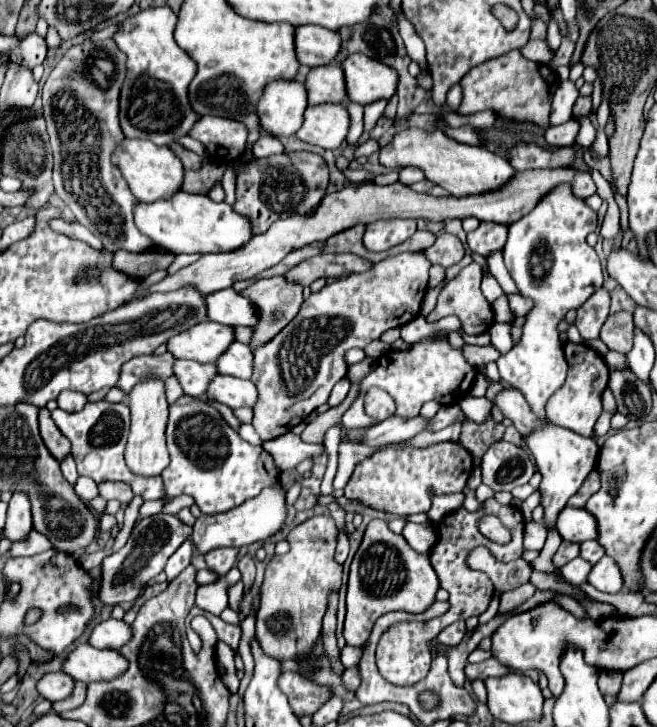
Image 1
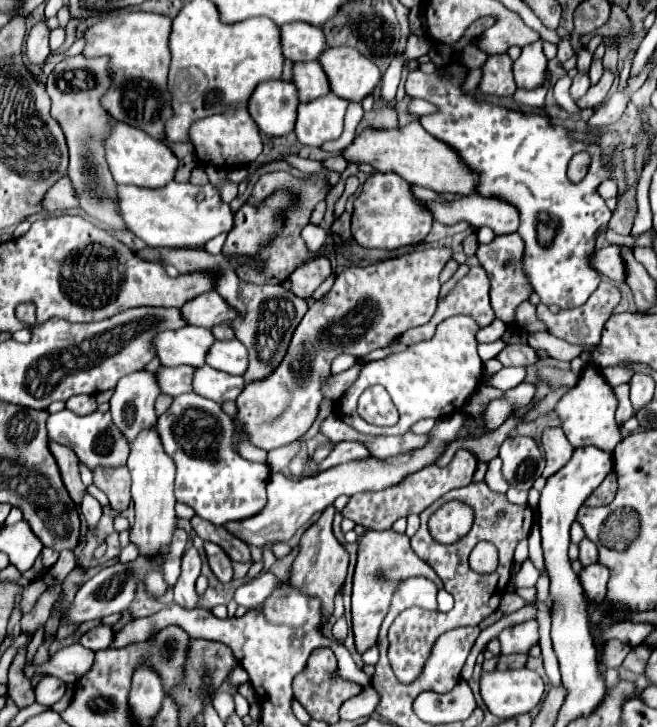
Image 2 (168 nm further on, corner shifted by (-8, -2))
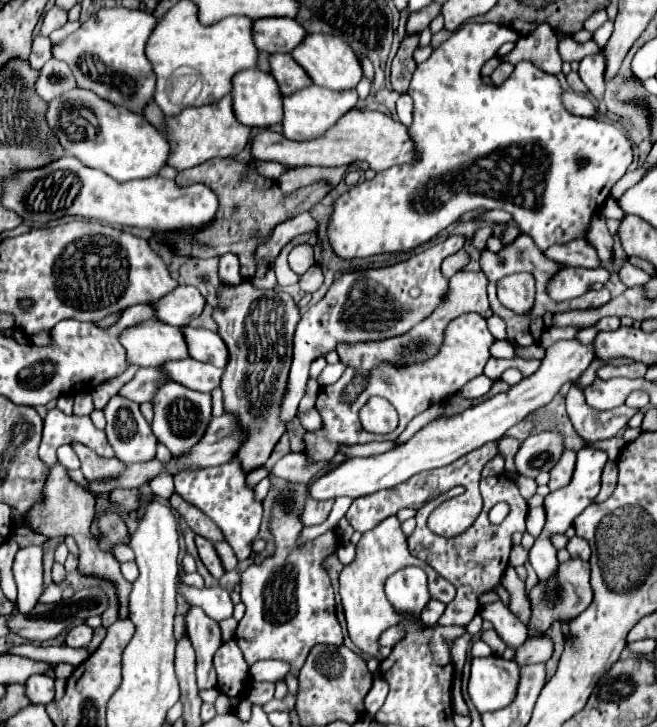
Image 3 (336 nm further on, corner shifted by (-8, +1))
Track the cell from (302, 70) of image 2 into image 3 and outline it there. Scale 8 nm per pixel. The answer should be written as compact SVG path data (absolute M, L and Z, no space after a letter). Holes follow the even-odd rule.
M270 54L268 62L270 62L270 74L278 82L282 96L290 96L292 92L312 84L310 76L296 64L296 60L292 60L290 54Z

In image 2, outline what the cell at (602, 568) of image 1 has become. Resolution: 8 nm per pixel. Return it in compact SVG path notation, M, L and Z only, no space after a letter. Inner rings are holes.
M600 563L584 567L580 573L580 583L592 601L602 601L606 597L608 579L610 579L610 571L608 567L602 567Z

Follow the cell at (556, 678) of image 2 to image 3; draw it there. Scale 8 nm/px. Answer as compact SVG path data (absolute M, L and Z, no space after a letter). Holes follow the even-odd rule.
M544 506L530 508L528 520L526 520L526 530L528 530L532 536L540 536L544 524L546 524L546 510L544 510Z

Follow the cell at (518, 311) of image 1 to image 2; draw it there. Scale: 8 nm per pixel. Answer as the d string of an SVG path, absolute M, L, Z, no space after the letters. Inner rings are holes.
M604 279L604 281L600 283L600 287L592 293L592 297L590 297L582 307L564 309L564 311L560 311L560 313L554 315L554 313L548 309L548 305L540 303L540 305L536 307L536 313L538 313L538 319L546 325L546 331L548 331L548 333L552 333L552 335L556 335L556 337L560 337L560 339L564 339L564 341L568 341L568 343L574 343L574 345L594 347L594 345L600 343L600 333L602 333L602 329L604 329L604 323L606 323L606 319L614 313L614 309L616 309L618 303L620 303L620 291L618 291L618 287L614 287L608 279Z

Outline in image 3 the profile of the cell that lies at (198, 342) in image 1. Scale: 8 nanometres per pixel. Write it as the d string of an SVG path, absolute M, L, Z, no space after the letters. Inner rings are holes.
M158 320L140 322L134 328L122 330L120 344L126 348L128 364L134 366L156 368L168 360L182 360L188 356L180 328Z

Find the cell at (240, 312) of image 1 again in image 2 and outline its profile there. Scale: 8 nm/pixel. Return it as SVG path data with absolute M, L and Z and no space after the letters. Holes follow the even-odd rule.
M208 291L192 299L192 303L184 305L182 311L190 325L200 325L206 329L216 325L230 325L238 317L238 311L226 299L216 295L216 291Z

